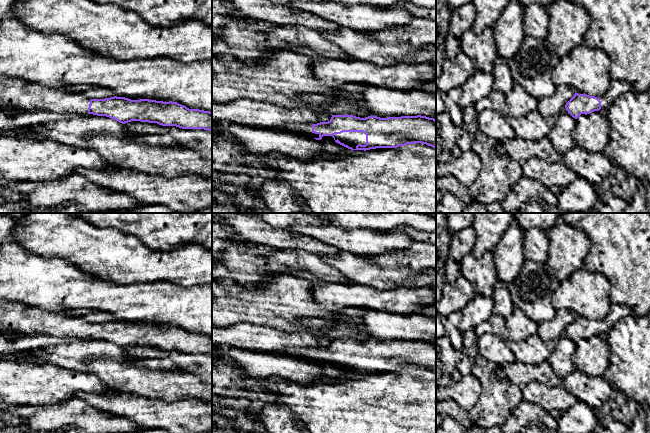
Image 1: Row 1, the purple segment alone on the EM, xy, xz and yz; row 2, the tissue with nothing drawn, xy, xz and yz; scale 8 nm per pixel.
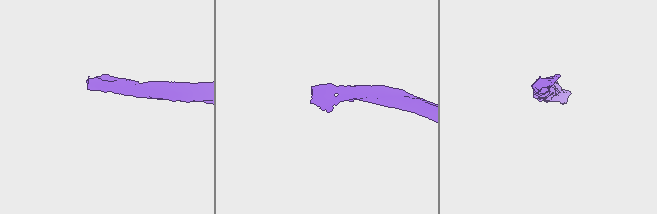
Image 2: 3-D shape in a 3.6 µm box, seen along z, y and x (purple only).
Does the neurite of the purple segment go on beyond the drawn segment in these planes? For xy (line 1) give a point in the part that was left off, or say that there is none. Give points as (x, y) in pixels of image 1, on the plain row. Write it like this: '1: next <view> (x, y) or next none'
1: next xy (15, 317)

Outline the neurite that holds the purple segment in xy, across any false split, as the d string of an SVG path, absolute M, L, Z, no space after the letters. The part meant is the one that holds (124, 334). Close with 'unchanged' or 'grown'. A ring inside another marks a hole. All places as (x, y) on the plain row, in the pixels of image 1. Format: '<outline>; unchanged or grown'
M0 300L0 335L6 333L49 334L59 338L93 338L106 340L122 348L131 345L157 347L162 350L176 350L182 353L204 353L212 355L212 336L189 333L184 329L169 324L149 323L131 324L125 321L105 323L88 323L75 313L50 313L34 306L20 302Z; grown

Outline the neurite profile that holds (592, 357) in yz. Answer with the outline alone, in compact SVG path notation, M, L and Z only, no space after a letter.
M592 336L576 343L572 356L576 369L593 377L602 377L610 364L609 344L600 336Z

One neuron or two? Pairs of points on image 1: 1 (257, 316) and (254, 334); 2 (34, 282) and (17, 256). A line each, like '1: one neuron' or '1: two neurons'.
1: two neurons
2: one neuron

